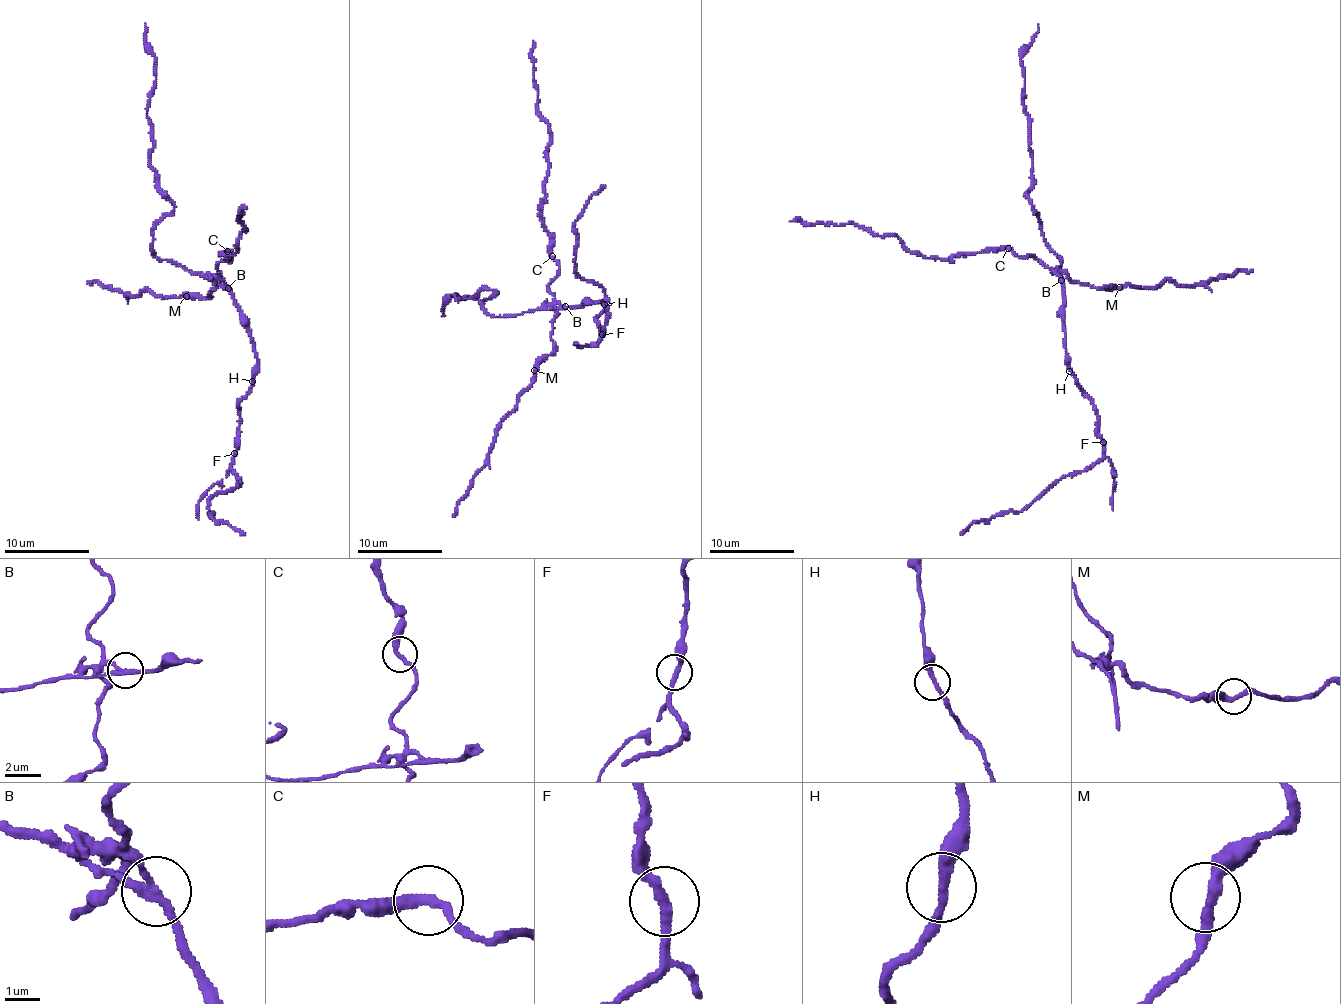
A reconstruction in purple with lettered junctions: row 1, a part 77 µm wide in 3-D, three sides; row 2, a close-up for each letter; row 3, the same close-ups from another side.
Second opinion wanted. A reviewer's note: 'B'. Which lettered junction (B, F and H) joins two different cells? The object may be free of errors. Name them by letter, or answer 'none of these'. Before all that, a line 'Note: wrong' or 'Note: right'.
Note: right
B

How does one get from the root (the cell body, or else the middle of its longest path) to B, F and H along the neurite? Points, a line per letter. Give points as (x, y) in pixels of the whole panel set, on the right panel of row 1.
B: (1065, 300), (1061, 279)
F: (1065, 300), (1066, 362), (1075, 383), (1093, 405), (1097, 416), (1097, 435), (1103, 442)
H: (1065, 300), (1066, 362), (1069, 371)

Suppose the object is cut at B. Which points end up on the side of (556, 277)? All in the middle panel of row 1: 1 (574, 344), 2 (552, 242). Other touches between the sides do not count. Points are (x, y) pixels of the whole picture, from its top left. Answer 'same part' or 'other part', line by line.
1: other part
2: same part

